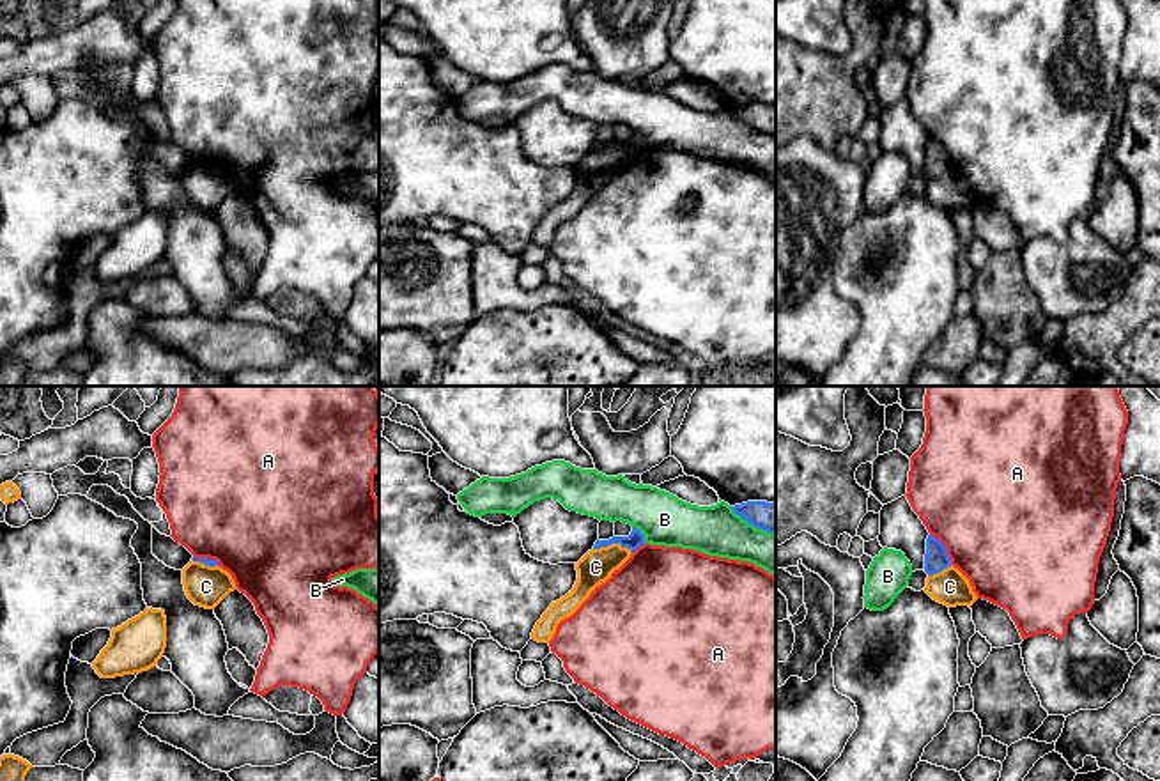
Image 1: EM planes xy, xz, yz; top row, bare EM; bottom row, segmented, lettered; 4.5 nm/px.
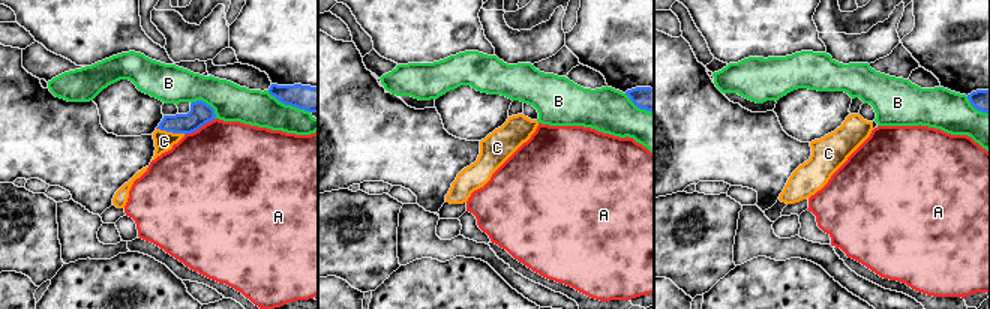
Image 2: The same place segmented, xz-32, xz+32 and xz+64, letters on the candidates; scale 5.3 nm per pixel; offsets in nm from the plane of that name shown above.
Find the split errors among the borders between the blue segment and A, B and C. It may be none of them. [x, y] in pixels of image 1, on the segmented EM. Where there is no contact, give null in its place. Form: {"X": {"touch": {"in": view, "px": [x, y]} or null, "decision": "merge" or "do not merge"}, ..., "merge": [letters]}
{"A": {"touch": {"in": "yz", "px": [944, 548]}, "decision": "do not merge"}, "B": {"touch": {"in": "xz", "px": [641, 533]}, "decision": "do not merge"}, "C": {"touch": {"in": "xz", "px": [613, 542]}, "decision": "do not merge"}, "merge": []}

